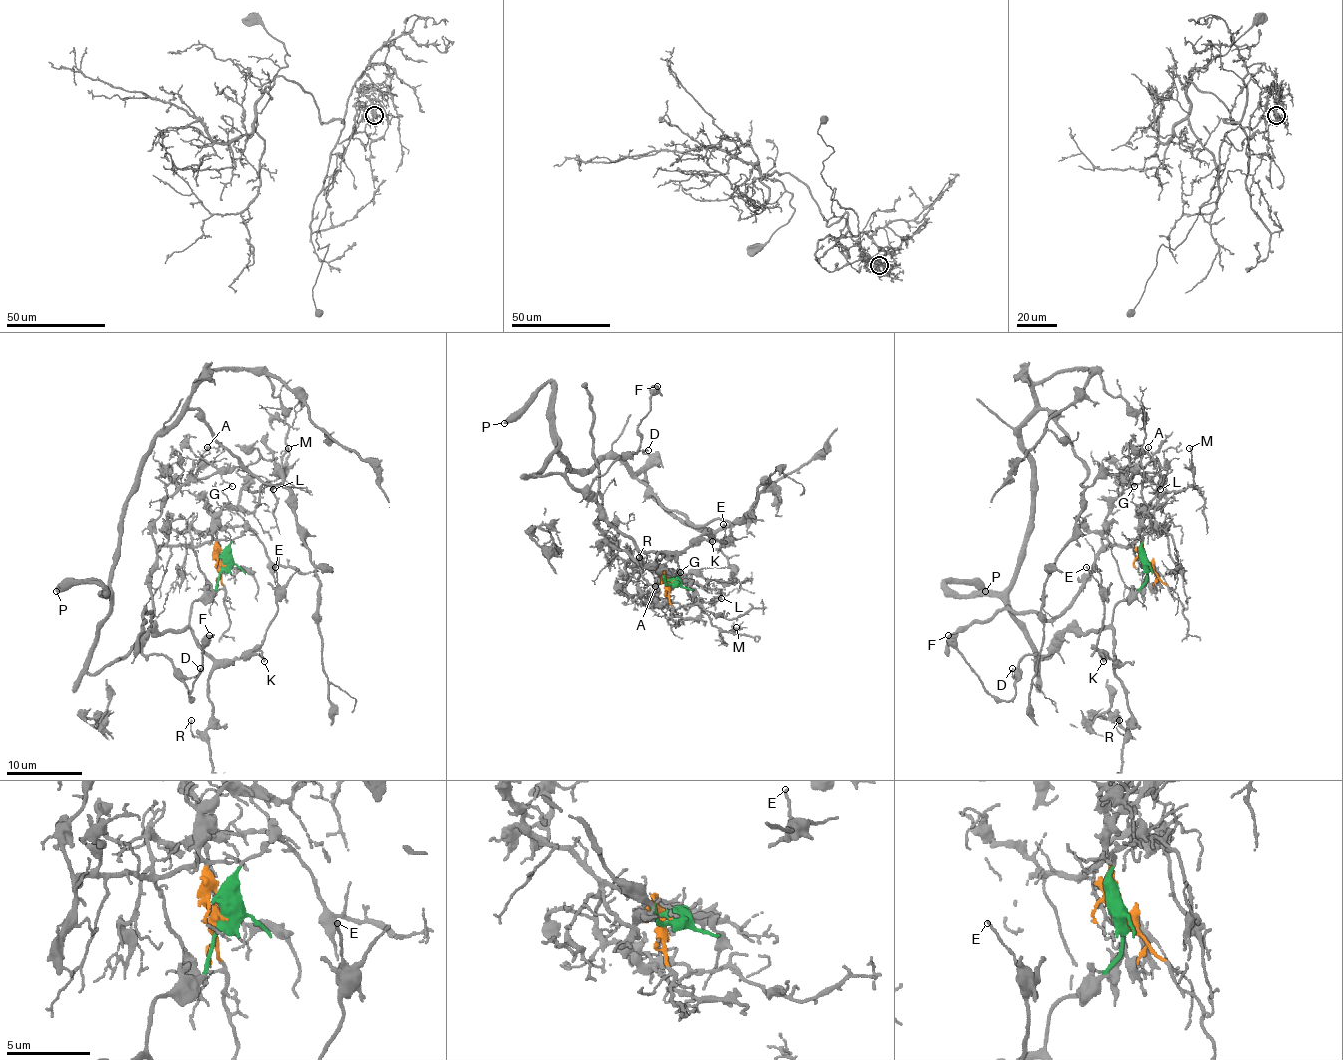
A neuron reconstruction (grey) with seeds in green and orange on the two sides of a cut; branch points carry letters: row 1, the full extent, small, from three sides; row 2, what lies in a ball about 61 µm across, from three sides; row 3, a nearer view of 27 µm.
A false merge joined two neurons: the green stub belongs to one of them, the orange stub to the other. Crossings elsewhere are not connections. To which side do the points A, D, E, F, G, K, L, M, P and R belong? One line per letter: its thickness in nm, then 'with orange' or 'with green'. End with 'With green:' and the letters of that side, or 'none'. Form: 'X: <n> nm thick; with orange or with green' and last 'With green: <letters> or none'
A: 140 nm thick; with orange
D: 130 nm thick; with green
E: 140 nm thick; with green
F: 440 nm thick; with green
G: 120 nm thick; with orange
K: 200 nm thick; with green
L: 130 nm thick; with orange
M: 140 nm thick; with orange
P: 400 nm thick; with green
R: 120 nm thick; with green
With green: D, E, F, K, P, R

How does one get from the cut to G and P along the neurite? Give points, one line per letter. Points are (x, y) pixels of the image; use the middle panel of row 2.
G: (671, 583), (641, 566), (614, 542), (603, 542), (618, 557), (680, 572)
P: (671, 583), (641, 557), (597, 504), (560, 474), (537, 474), (558, 448), (548, 382), (503, 423)

